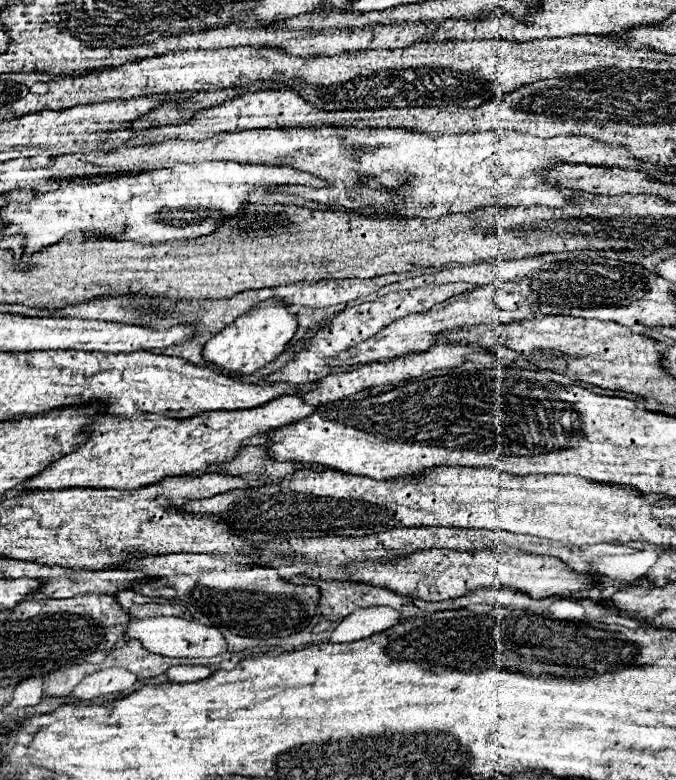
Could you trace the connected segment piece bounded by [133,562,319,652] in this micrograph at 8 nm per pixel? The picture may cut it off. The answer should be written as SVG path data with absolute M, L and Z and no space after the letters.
M251 562L245 568L255 570L255 578L249 578L251 584L221 582L219 586L207 586L197 582L197 576L181 574L135 584L133 590L145 596L163 596L169 600L177 598L185 604L191 604L211 620L209 626L215 626L223 632L229 652L241 652L255 646L279 646L279 638L287 638L289 634L301 632L309 626L319 604L319 588L315 584L291 584L287 578L277 574L275 568L263 564Z

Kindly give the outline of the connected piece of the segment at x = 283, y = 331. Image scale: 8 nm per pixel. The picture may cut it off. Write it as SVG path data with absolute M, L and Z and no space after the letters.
M269 300L267 304L259 304L259 308L251 308L239 316L233 324L223 328L205 344L205 360L215 364L217 368L225 368L237 374L253 374L255 370L263 368L271 360L275 360L283 350L285 344L297 332L297 314L289 312L289 306L283 300Z

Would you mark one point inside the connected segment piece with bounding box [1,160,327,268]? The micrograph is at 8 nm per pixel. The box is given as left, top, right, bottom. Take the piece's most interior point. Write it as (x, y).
(191, 200)

